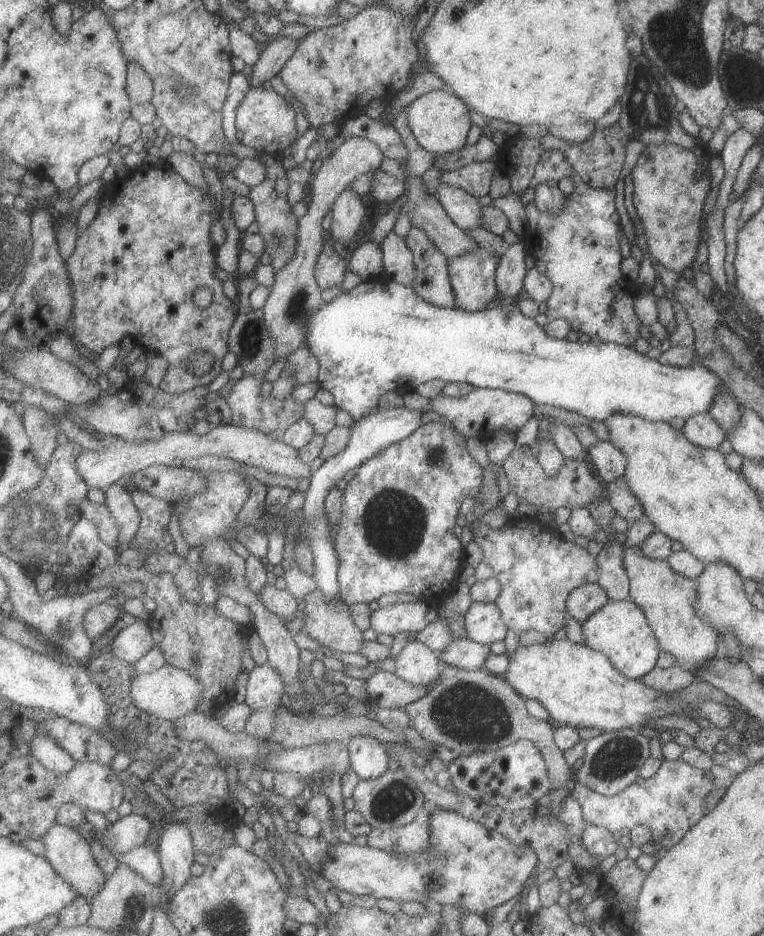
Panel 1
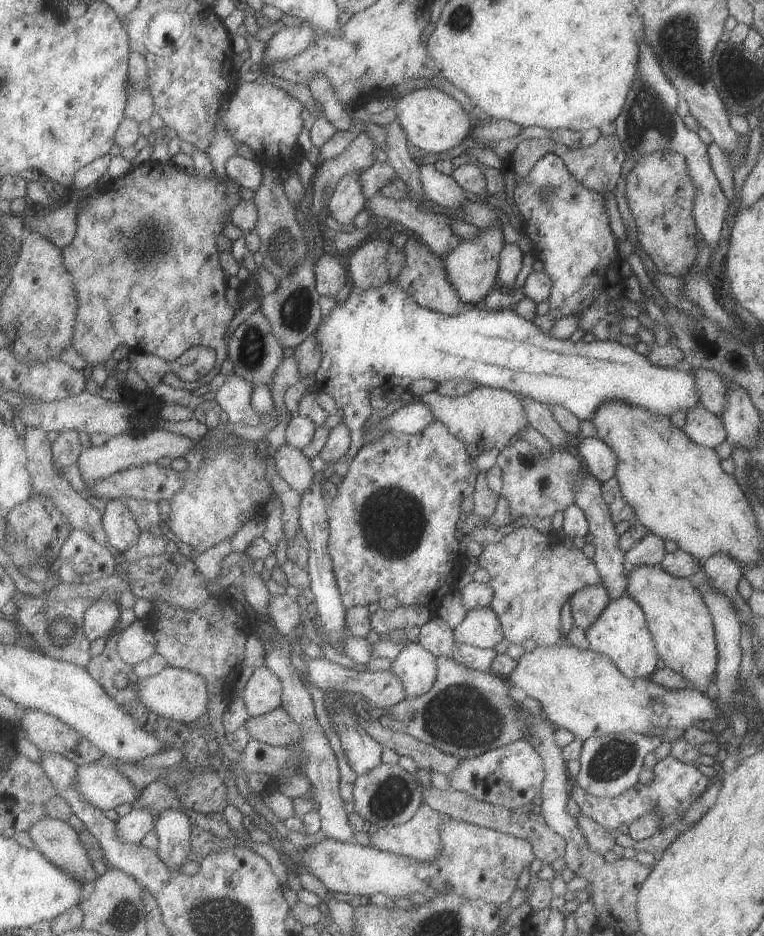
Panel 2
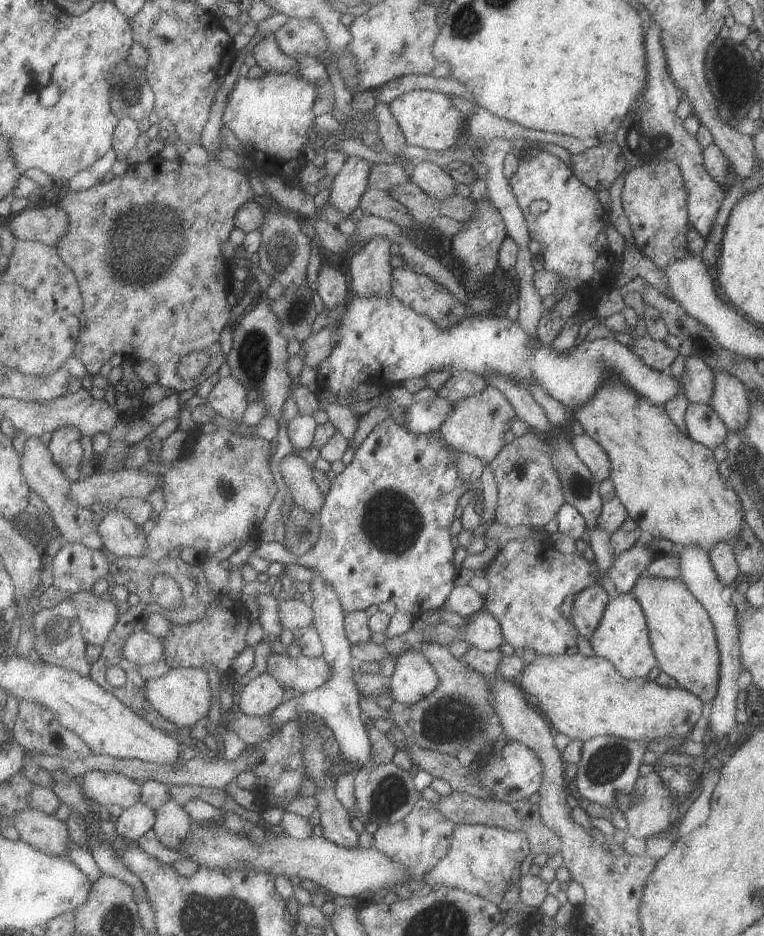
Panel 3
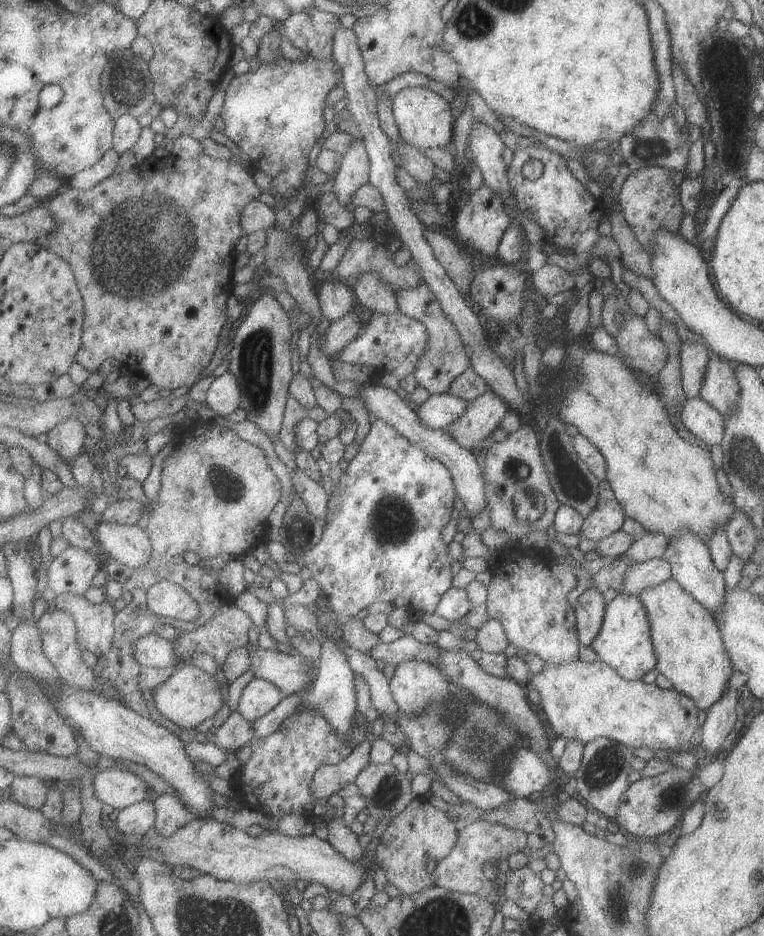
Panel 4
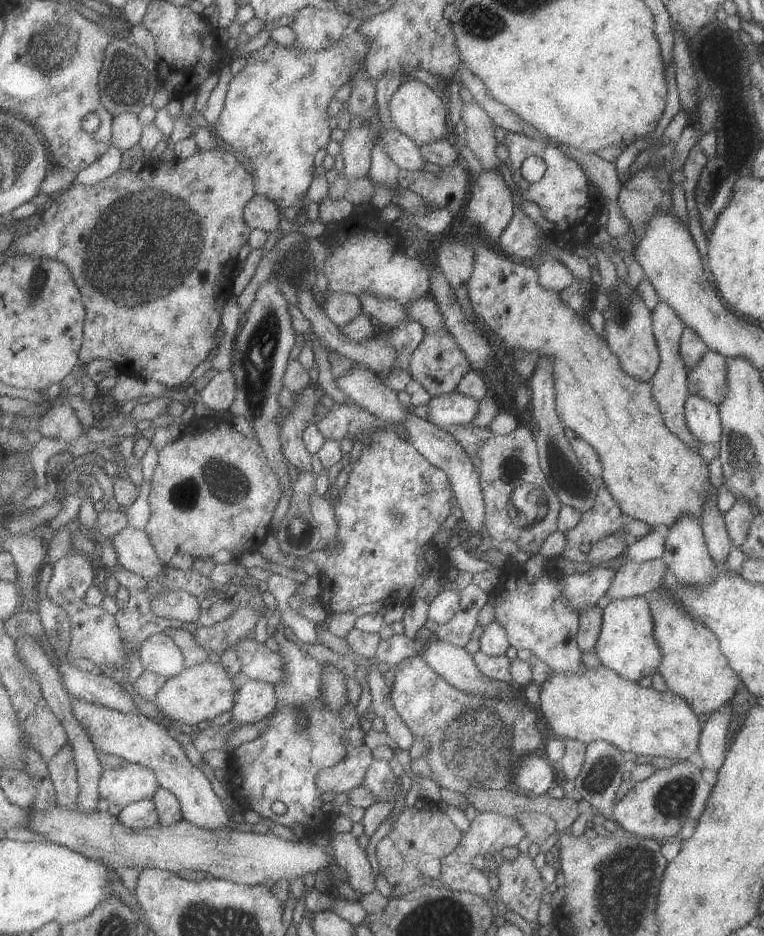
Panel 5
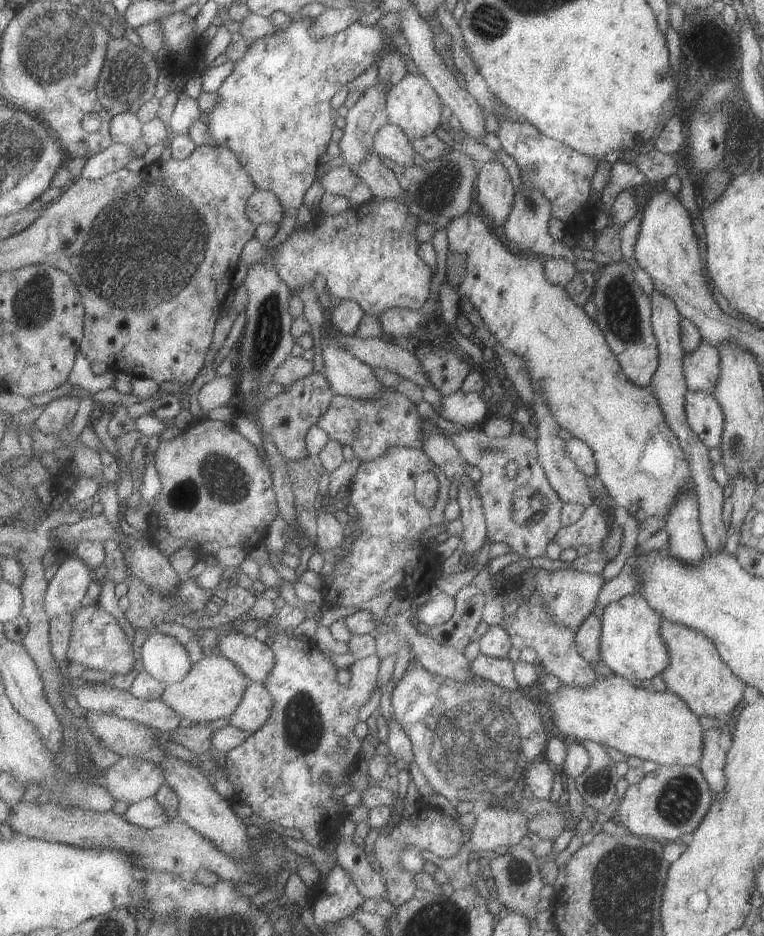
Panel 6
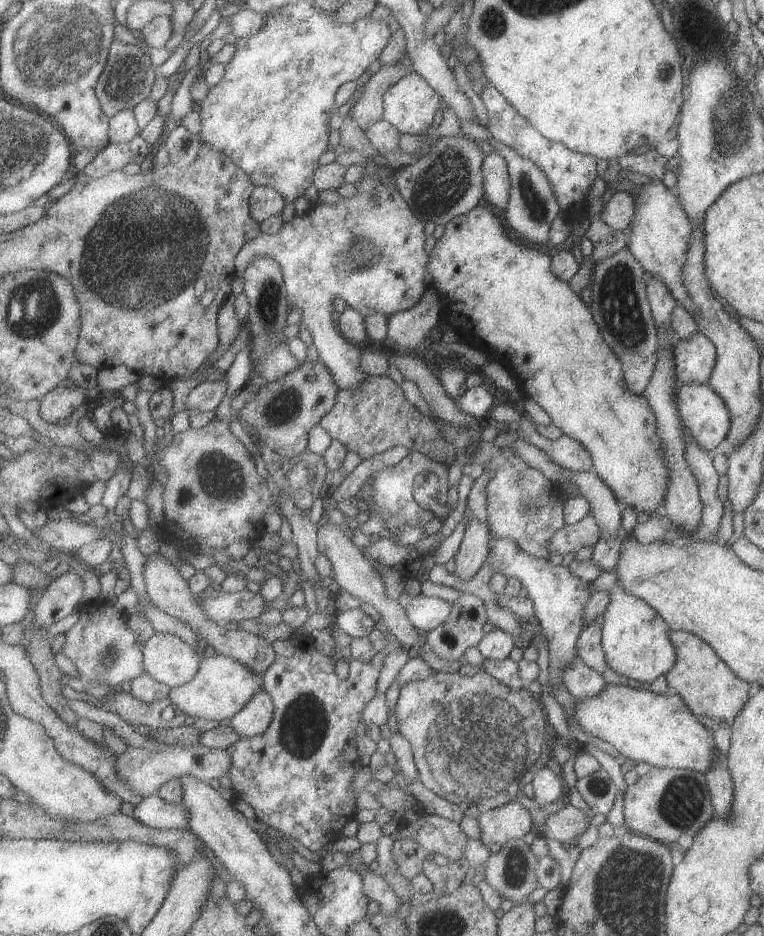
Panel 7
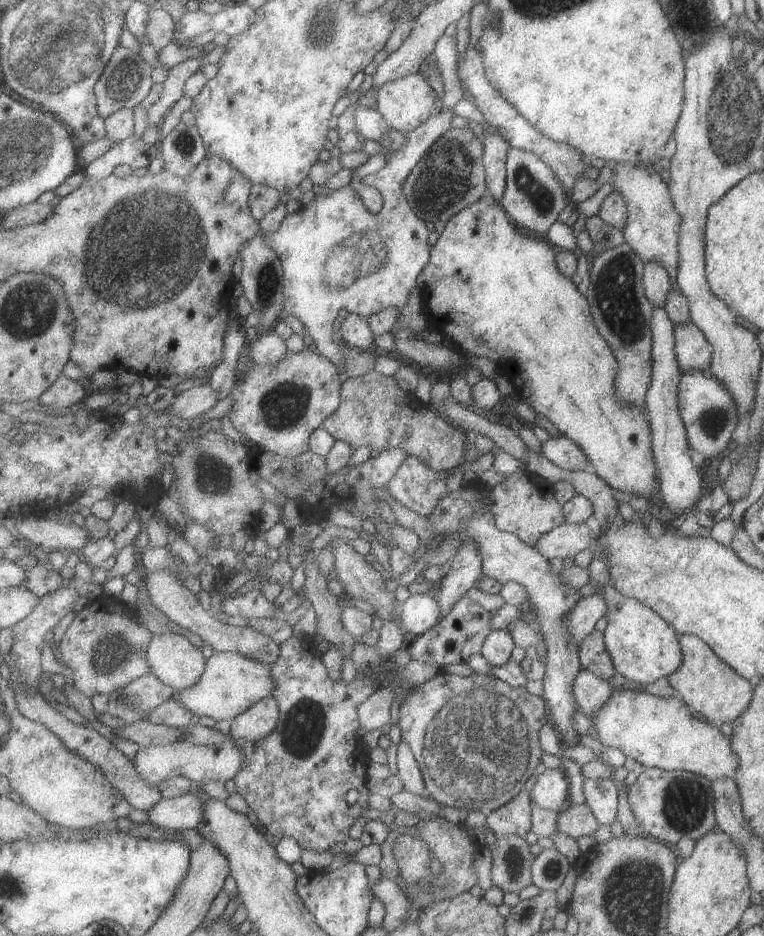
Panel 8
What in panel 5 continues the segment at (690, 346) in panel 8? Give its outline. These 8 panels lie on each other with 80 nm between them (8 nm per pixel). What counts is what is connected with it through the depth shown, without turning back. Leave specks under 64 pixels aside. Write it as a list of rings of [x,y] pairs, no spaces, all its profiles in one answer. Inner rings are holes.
[[[707,350],[697,366],[687,373],[688,395],[705,398],[717,405],[725,394],[725,358],[717,352]]]

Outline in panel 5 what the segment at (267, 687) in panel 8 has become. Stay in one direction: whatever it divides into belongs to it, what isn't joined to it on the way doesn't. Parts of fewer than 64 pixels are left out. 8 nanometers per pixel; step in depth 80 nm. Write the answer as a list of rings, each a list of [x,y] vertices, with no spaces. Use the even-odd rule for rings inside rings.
[[[207,661],[204,664],[185,668],[177,678],[169,679],[163,686],[156,705],[163,714],[175,718],[177,724],[202,727],[206,722],[235,708],[236,696],[240,690],[236,687],[237,677],[222,661],[217,664]]]

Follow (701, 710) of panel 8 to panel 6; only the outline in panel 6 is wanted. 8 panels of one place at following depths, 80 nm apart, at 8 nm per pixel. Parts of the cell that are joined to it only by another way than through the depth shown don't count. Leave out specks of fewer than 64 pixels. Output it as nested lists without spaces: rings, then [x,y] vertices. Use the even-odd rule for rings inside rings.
[[[661,618],[659,631],[669,654],[669,662],[661,672],[668,691],[681,698],[689,711],[698,718],[726,719],[731,710],[742,700],[746,685],[731,673],[727,664],[719,658],[715,646],[697,630],[680,624],[671,624],[669,620]]]

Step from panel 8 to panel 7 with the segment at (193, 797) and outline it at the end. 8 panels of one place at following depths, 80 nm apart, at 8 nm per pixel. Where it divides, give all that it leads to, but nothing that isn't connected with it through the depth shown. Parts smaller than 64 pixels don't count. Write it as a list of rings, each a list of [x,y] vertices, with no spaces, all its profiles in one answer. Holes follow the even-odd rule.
[[[159,795],[145,797],[133,806],[132,815],[146,826],[159,830],[190,828],[190,814],[185,803],[170,803]]]

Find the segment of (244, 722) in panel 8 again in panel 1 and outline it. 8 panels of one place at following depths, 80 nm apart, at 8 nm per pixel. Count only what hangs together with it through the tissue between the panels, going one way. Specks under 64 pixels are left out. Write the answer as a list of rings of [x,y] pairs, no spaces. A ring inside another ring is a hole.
[[[271,664],[255,665],[249,672],[246,688],[245,701],[254,711],[278,706],[287,693],[282,674]]]

